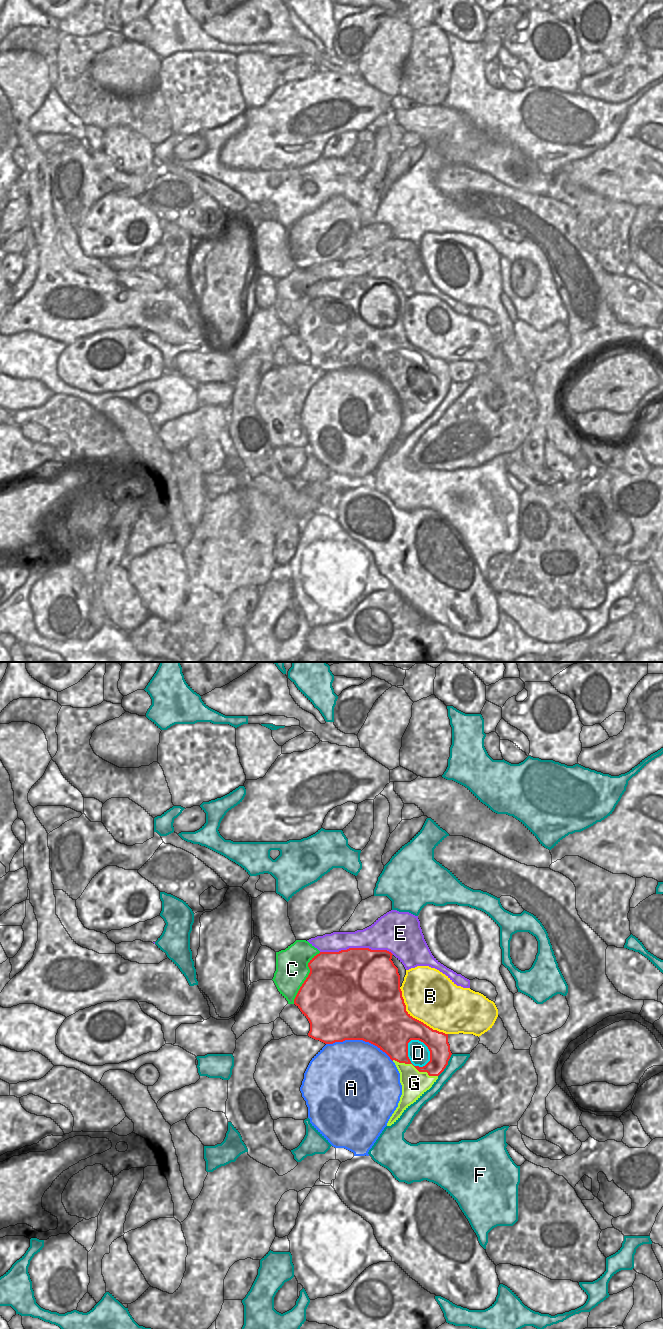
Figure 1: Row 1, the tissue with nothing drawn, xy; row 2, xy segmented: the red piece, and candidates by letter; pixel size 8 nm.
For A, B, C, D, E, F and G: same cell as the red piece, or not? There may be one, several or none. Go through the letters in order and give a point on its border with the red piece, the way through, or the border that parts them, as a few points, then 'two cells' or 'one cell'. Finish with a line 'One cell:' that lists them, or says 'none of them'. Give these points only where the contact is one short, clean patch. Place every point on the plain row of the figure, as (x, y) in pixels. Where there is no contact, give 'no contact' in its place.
A: contact xy (360, 367); two cells
B: contact xy (414, 346); two cells
C: contact xy (307, 305); two cells
D: contact xy (407, 384); way xy (391, 358), (407, 374), (407, 384), (418, 381); one cell
E: contact xy (357, 276); two cells
F: contact xy (447, 392); two cells
G: contact xy (415, 395); two cells
One cell: D

